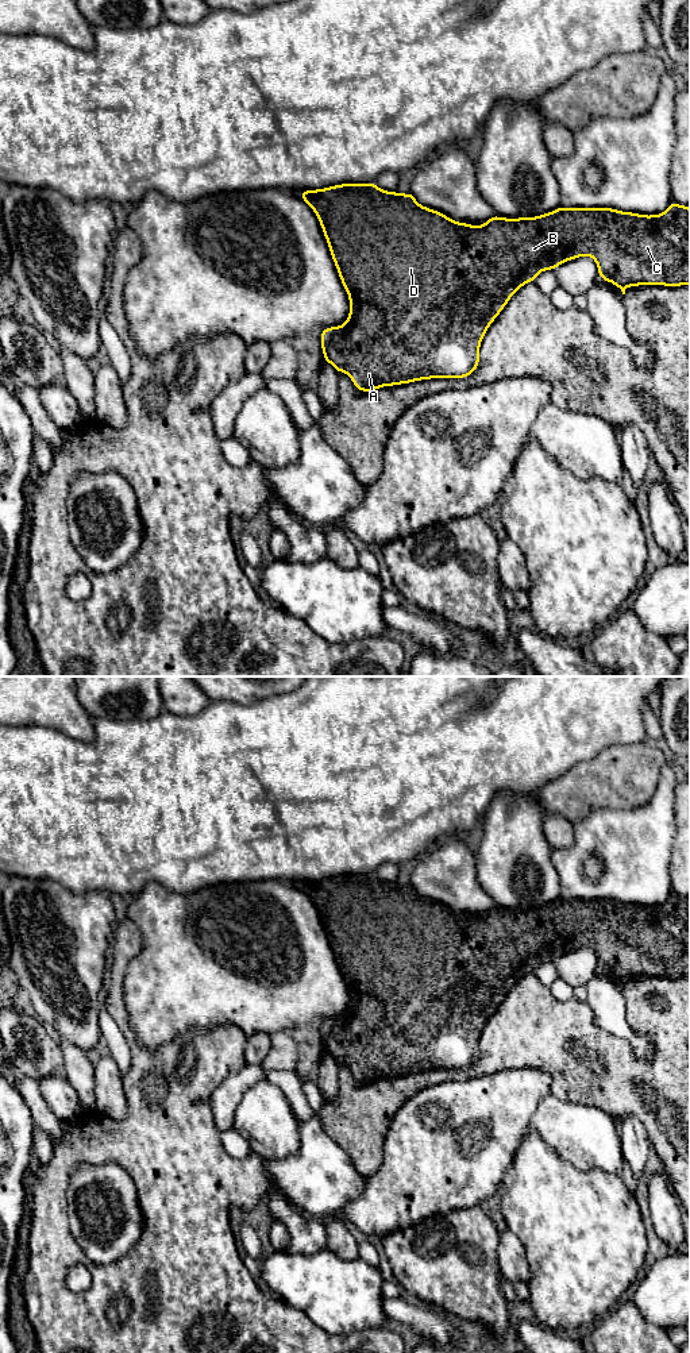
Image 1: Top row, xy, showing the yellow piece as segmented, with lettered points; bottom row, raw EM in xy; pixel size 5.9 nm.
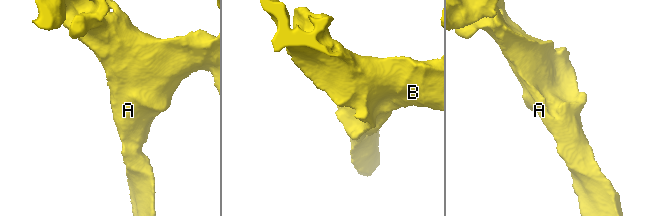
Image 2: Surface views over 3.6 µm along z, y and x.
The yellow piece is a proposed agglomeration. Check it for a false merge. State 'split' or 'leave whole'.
leave whole

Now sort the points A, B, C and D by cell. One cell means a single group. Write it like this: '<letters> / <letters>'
A B C D

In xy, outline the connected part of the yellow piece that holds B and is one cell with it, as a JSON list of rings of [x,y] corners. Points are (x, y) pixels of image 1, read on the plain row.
[[[375,874],[340,875],[323,880],[302,882],[298,887],[313,901],[320,913],[331,948],[350,991],[350,1005],[346,1014],[339,1018],[321,1019],[321,1042],[324,1045],[324,1053],[331,1055],[336,1064],[346,1064],[359,1083],[374,1083],[383,1078],[402,1076],[432,1069],[469,1068],[479,1057],[479,1038],[487,1019],[501,1005],[512,987],[525,975],[535,972],[541,963],[555,961],[559,956],[583,947],[591,948],[597,955],[598,967],[602,972],[614,975],[622,986],[625,986],[628,978],[690,976],[690,899],[674,893],[671,893],[663,905],[651,907],[605,898],[563,899],[559,897],[555,902],[535,909],[508,910],[493,906],[482,917],[471,917],[469,914],[455,913],[442,903],[420,897],[410,883],[401,886],[394,882],[382,882]]]

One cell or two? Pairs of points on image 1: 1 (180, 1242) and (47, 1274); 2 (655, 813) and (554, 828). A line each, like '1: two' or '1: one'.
1: one
2: two

